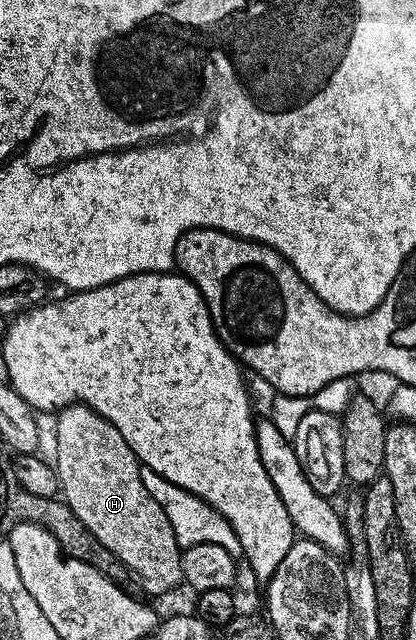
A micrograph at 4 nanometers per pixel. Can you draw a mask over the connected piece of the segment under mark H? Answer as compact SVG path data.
M68 404L54 417L55 460L62 499L125 566L151 596L163 596L183 584L181 545L165 518L165 510L153 502L141 482L140 462L125 442L121 430L86 404Z

